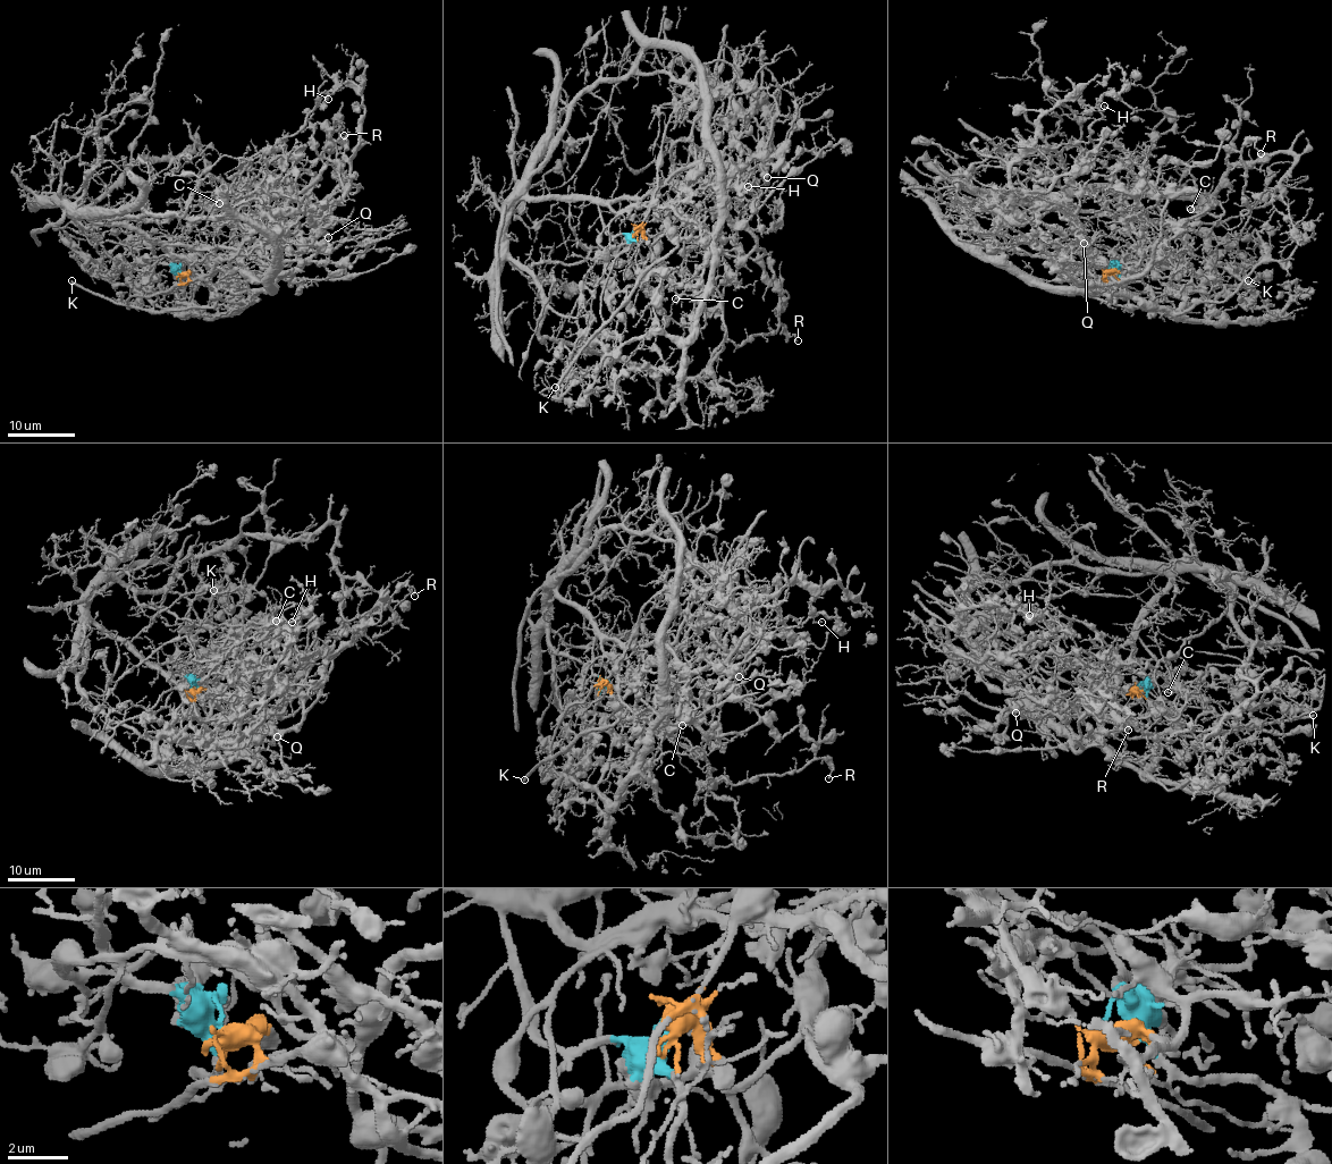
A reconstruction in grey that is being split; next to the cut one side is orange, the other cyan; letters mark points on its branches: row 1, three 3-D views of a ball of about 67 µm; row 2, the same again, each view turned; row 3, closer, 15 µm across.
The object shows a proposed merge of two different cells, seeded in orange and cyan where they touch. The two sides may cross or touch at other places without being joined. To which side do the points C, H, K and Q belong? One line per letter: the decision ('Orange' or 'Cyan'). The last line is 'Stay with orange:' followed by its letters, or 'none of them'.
C: Cyan
H: Orange
K: Orange
Q: Orange
Stay with orange: H, K, Q

